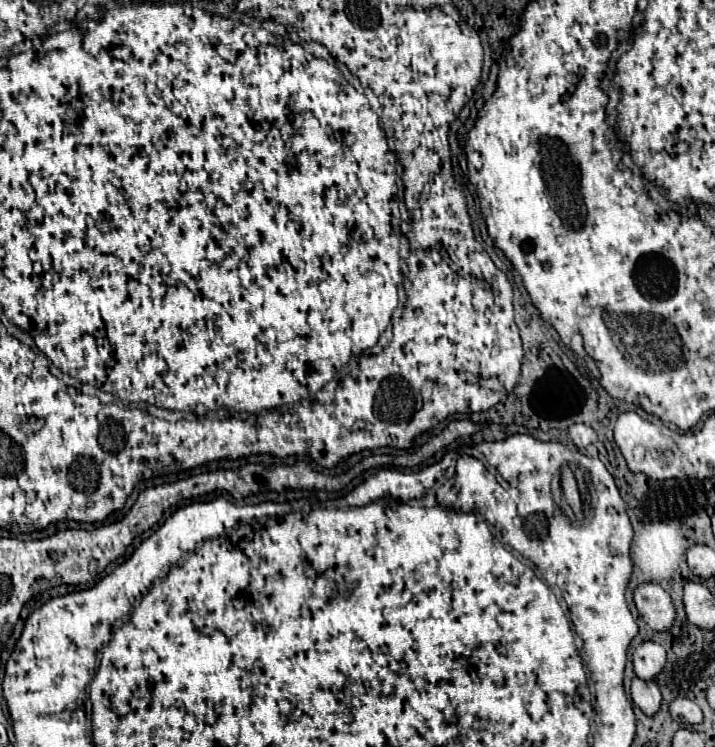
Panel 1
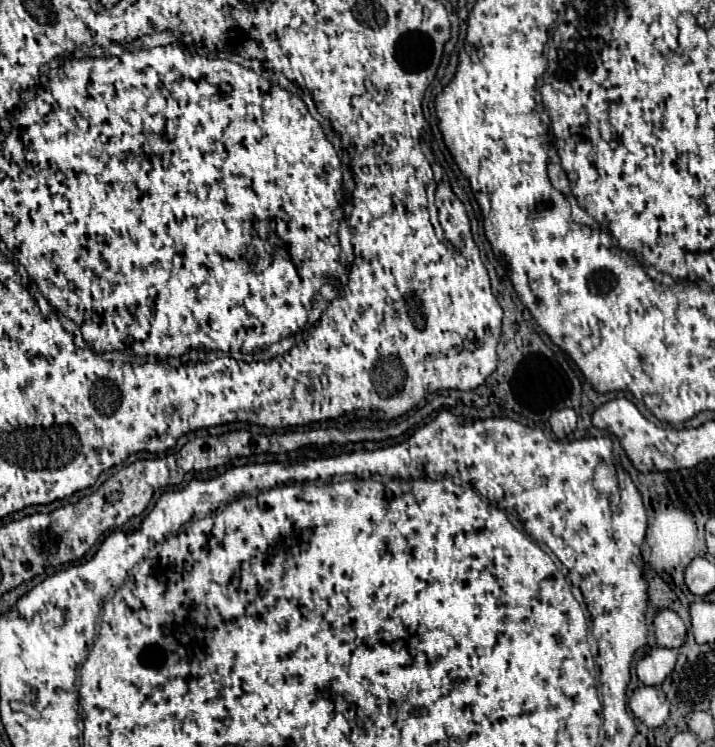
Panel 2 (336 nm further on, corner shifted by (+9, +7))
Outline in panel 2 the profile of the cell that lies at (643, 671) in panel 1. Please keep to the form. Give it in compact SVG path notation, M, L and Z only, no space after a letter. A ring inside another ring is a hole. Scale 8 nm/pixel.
M652 648L644 658L638 660L636 674L640 682L648 686L658 686L674 670L674 664L676 664L676 650Z

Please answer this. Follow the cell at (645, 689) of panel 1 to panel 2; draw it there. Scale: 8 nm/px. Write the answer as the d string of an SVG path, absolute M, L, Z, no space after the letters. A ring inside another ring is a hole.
M638 686L628 702L636 718L640 718L648 728L658 728L668 718L668 700L662 700L656 686Z

